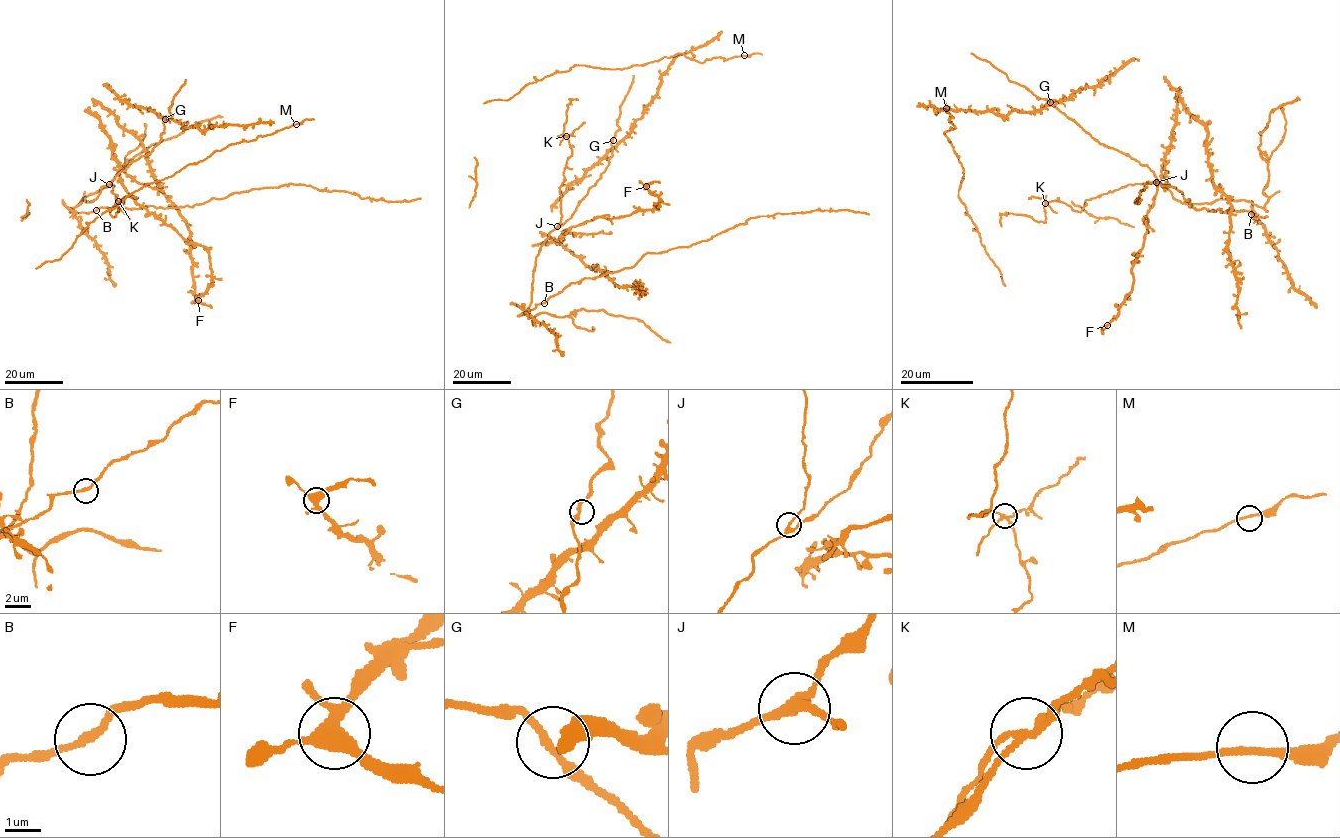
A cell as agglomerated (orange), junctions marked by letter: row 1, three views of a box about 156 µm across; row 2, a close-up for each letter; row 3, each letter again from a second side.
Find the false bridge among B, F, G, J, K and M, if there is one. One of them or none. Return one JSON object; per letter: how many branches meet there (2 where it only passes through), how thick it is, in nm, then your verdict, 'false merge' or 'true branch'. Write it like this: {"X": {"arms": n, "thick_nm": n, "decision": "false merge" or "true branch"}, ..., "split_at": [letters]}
{"B": {"arms": 2, "thick_nm": 200, "decision": "true branch"}, "F": {"arms": 4, "thick_nm": 400, "decision": "true branch"}, "G": {"arms": 2, "thick_nm": 220, "decision": "true branch"}, "J": {"arms": 3, "thick_nm": 260, "decision": "true branch"}, "K": {"arms": 4, "thick_nm": 200, "decision": "false merge"}, "M": {"arms": 2, "thick_nm": 200, "decision": "true branch"}, "split_at": ["K"]}

